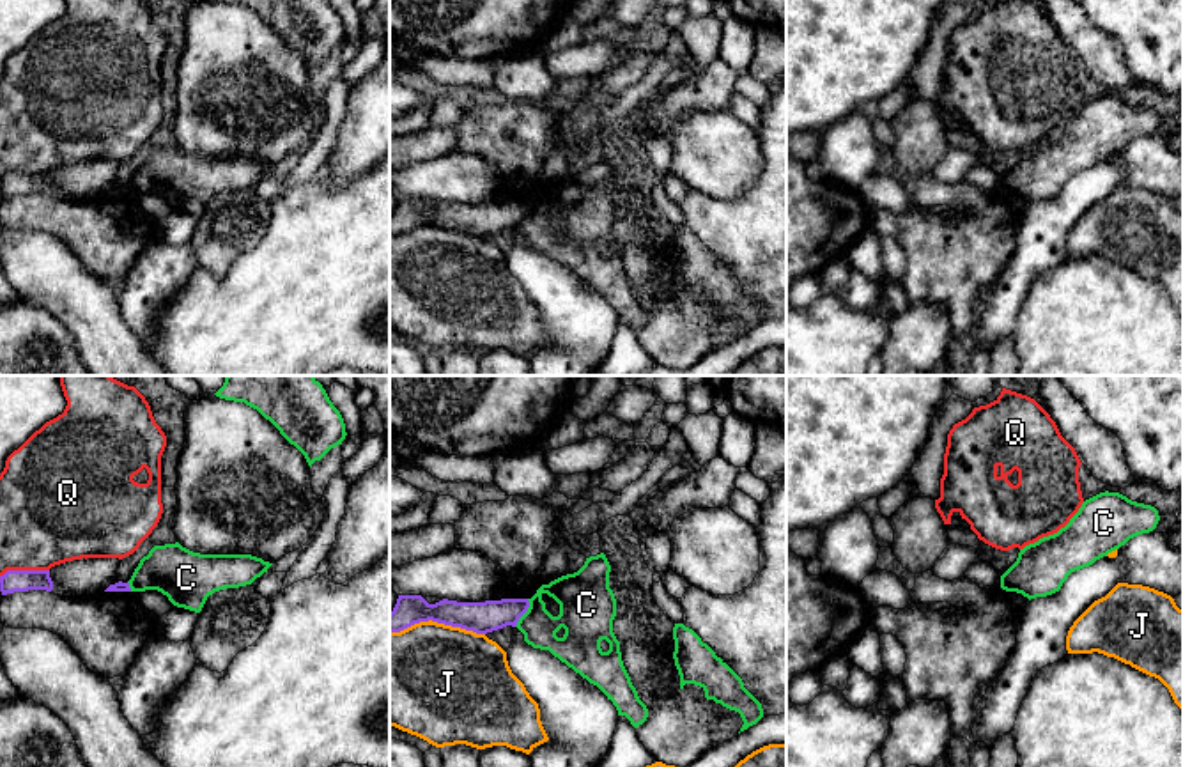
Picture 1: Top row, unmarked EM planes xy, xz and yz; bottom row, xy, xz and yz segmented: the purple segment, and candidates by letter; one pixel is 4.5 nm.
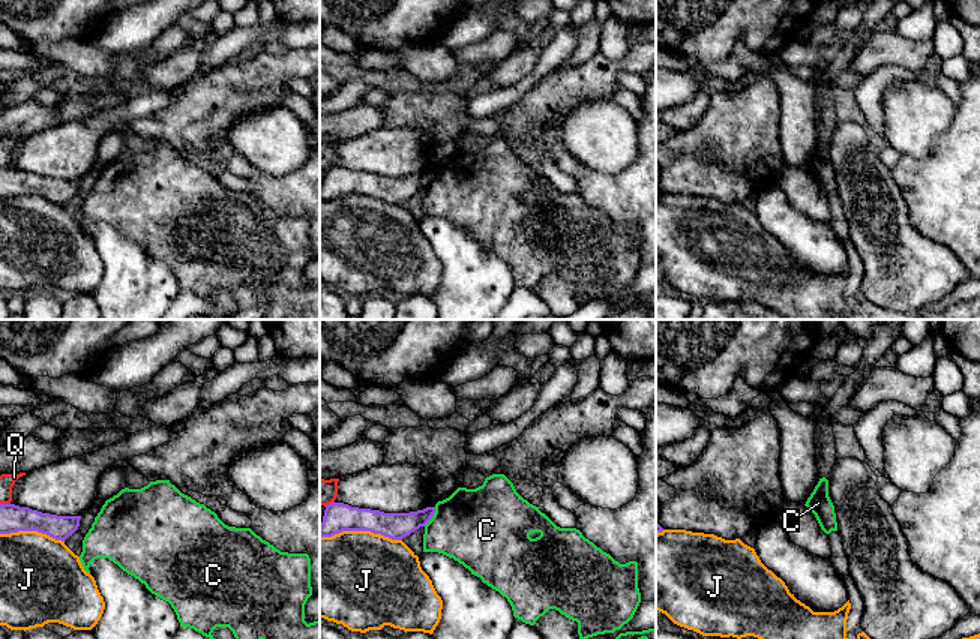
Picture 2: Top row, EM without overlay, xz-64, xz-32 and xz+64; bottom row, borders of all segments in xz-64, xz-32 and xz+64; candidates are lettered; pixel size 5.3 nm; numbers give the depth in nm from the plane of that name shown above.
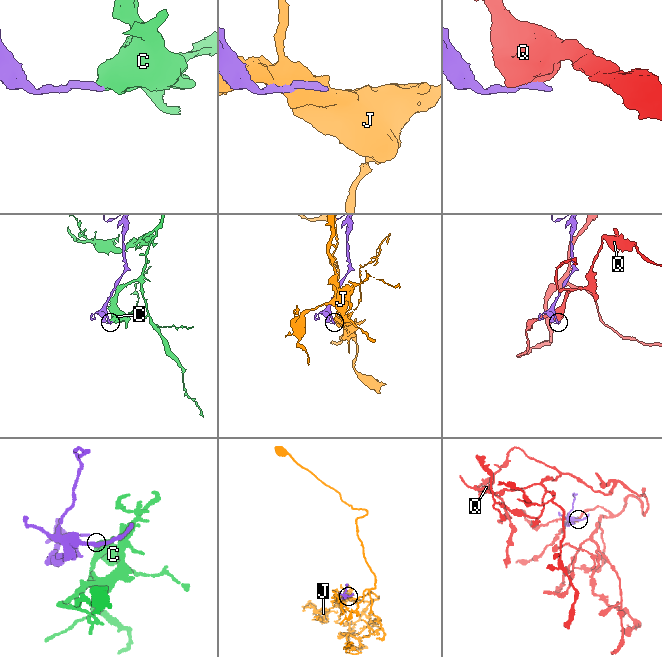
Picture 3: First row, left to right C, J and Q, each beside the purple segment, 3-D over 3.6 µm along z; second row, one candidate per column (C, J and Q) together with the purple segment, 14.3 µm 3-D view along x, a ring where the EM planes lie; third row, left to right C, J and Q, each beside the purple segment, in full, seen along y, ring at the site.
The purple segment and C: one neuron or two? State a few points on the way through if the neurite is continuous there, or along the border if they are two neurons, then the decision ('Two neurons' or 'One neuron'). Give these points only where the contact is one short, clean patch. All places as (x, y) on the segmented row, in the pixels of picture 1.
Boundary: xz (528, 599), (528, 610), (514, 626). Two neurons

